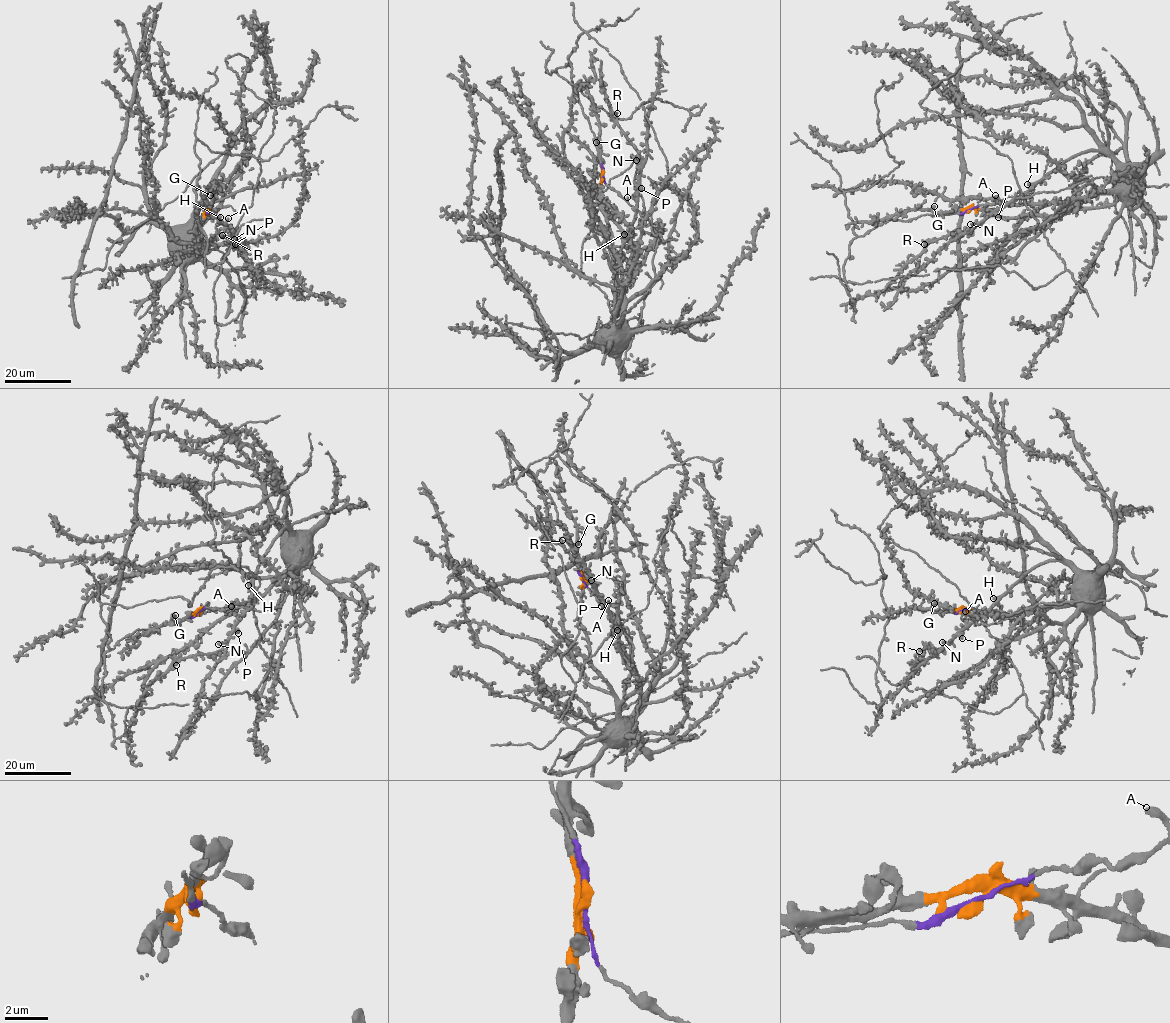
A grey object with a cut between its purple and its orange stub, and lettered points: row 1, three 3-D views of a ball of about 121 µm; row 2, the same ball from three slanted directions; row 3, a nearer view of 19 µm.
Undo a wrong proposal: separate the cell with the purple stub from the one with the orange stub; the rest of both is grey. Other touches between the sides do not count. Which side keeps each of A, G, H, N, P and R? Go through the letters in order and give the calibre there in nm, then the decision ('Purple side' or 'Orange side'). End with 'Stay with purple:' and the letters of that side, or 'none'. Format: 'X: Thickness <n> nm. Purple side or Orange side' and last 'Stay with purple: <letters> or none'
A: Thickness 320 nm. Purple side
G: Thickness 400 nm. Orange side
H: Thickness 480 nm. Orange side
N: Thickness 480 nm. Orange side
P: Thickness 500 nm. Orange side
R: Thickness 400 nm. Orange side
Stay with purple: A

